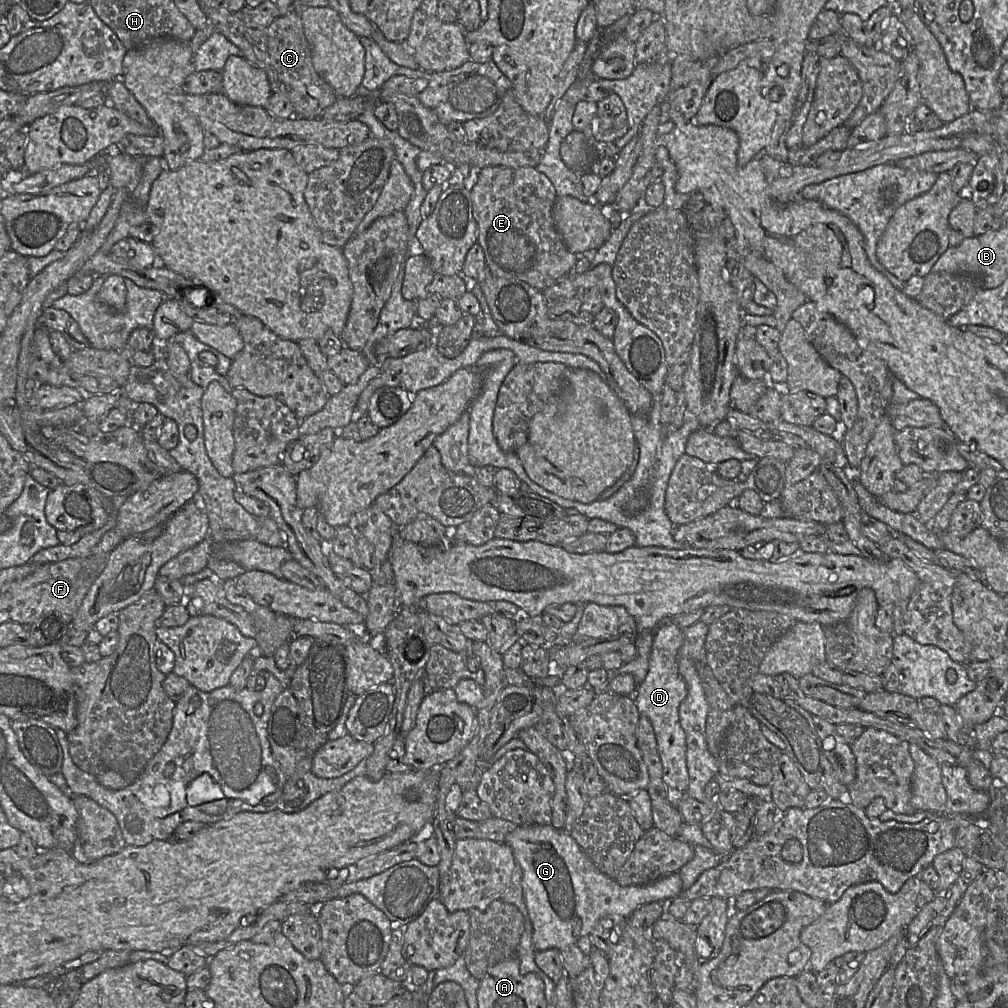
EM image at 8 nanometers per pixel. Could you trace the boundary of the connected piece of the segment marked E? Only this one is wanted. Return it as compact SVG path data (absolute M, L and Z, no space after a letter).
M487 166L475 173L470 193L473 217L478 224L477 243L482 248L486 265L494 277L523 281L542 292L557 279L573 271L577 256L567 249L555 227L552 208L557 195L545 174L534 167Z

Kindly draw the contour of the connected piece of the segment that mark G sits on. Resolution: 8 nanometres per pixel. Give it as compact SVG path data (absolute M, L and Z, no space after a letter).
M552 825L516 826L506 835L504 843L512 849L516 863L523 872L521 884L534 928L533 945L536 951L552 948L562 951L576 944L581 937L590 935L598 922L609 915L620 915L628 919L642 905L653 902L667 904L683 891L678 872L644 885L619 885L595 866L570 833L564 829L555 829Z

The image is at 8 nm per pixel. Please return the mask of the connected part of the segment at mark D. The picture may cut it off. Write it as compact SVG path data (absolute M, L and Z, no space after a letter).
M672 622L662 623L655 629L649 656L648 673L633 695L633 700L640 715L646 716L654 729L658 753L663 767L663 782L667 792L667 799L674 807L677 807L689 796L686 734L679 720L679 708L688 692L677 665L677 654L683 644L683 639L682 629Z

